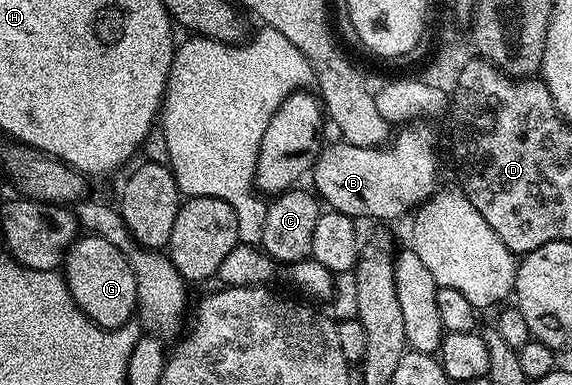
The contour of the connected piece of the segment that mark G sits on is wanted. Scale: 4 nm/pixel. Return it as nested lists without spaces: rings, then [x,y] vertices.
[[[78,236],[65,255],[63,276],[78,307],[104,329],[118,329],[137,313],[137,284],[129,258],[107,239]]]

